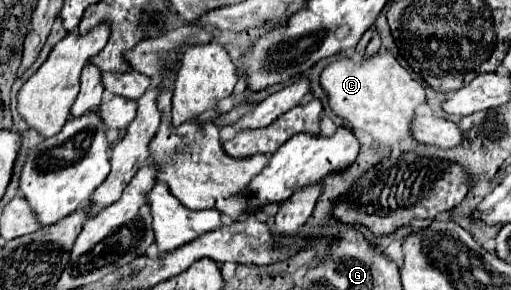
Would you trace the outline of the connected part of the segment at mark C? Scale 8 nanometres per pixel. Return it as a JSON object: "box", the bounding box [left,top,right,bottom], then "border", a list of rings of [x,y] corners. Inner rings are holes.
{"box":[320,50,426,152],"border":[[[380,50],[360,62],[354,62],[352,58],[330,62],[320,74],[320,86],[328,94],[328,106],[332,112],[352,130],[368,132],[374,142],[386,148],[400,144],[400,150],[406,152],[416,146],[408,126],[414,110],[426,102],[426,88],[406,68],[402,68],[390,52]]]}

